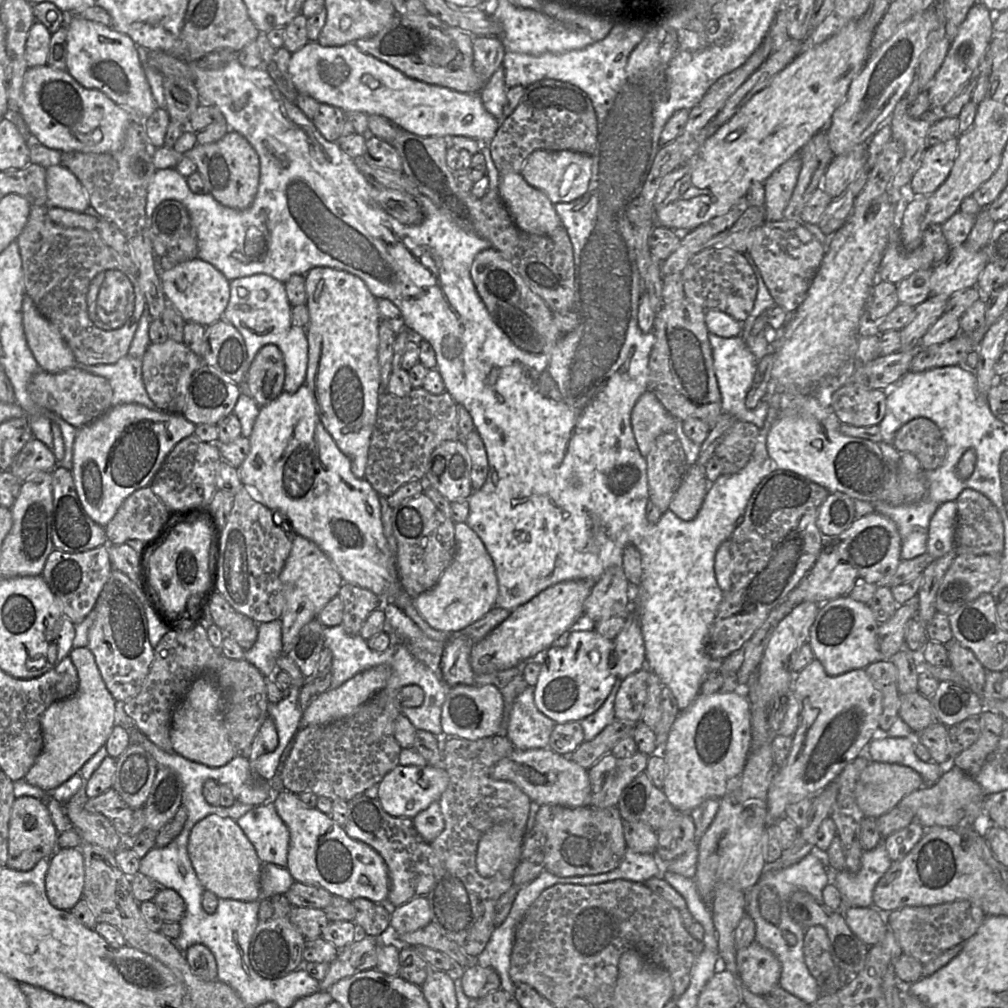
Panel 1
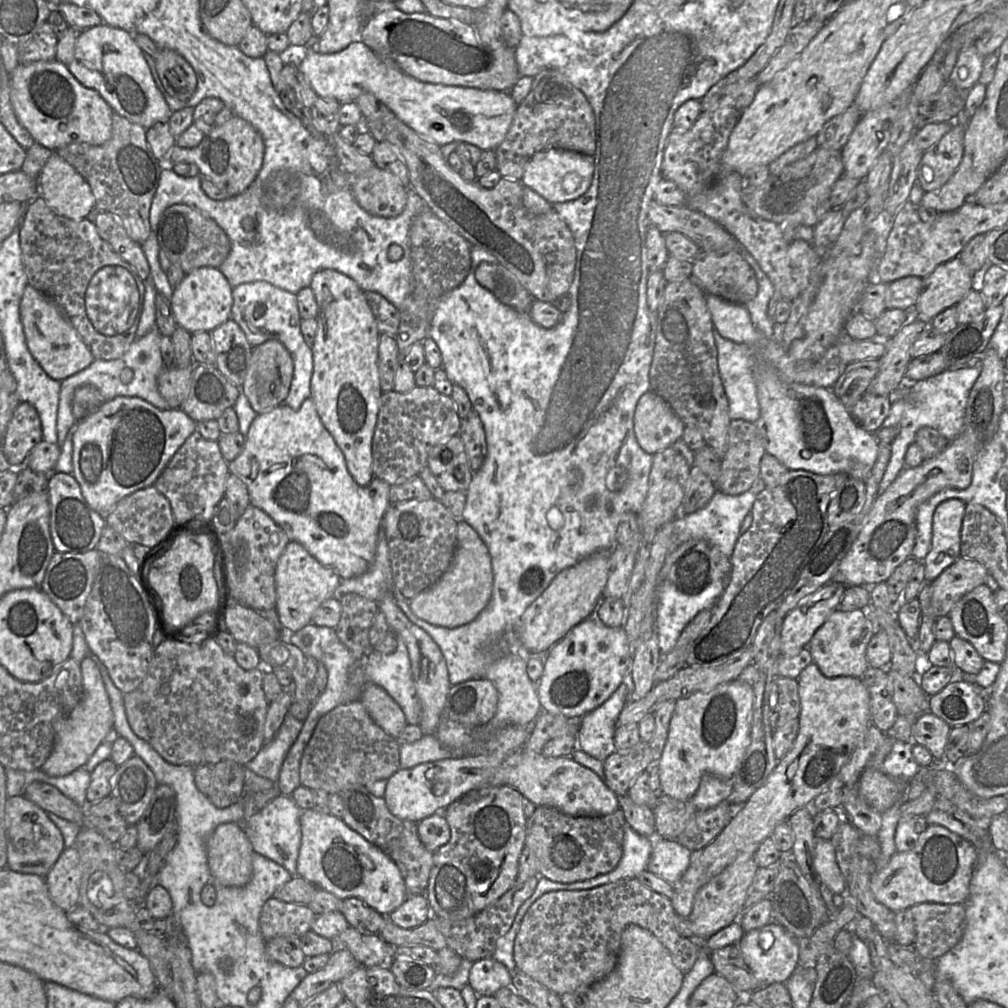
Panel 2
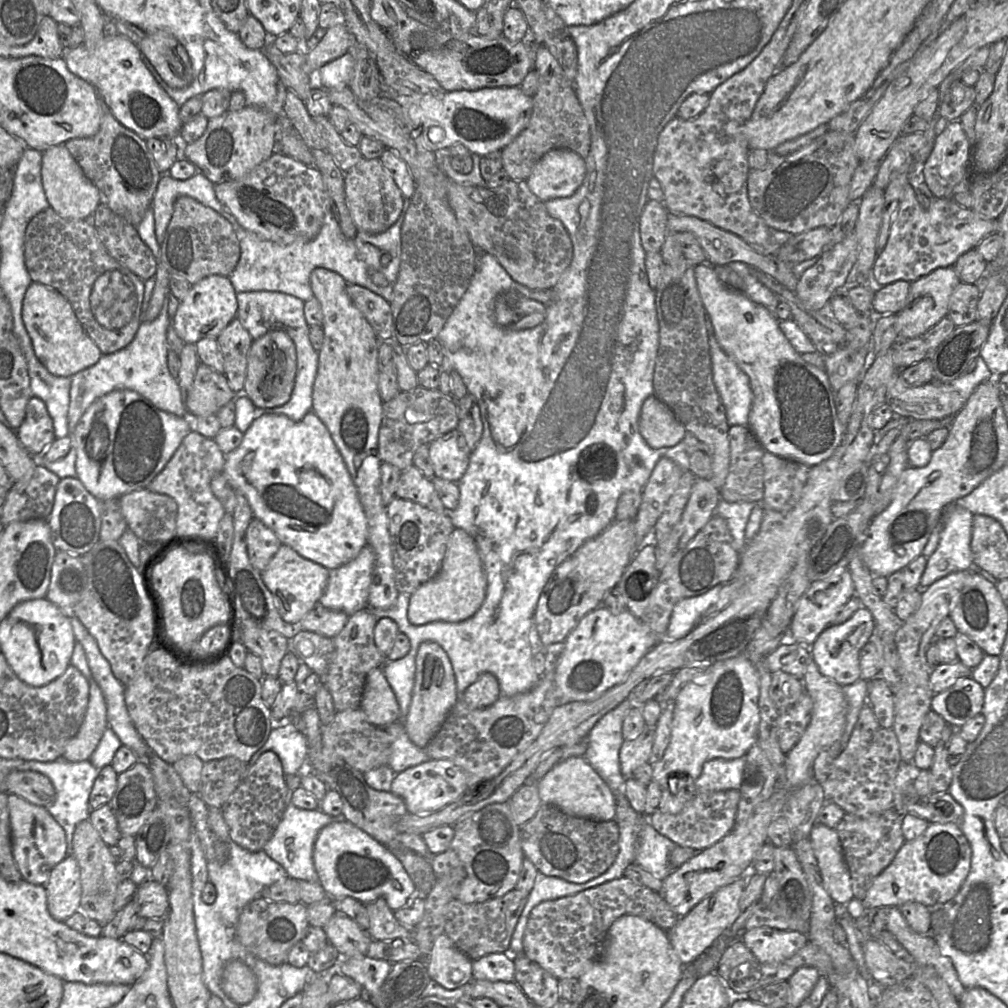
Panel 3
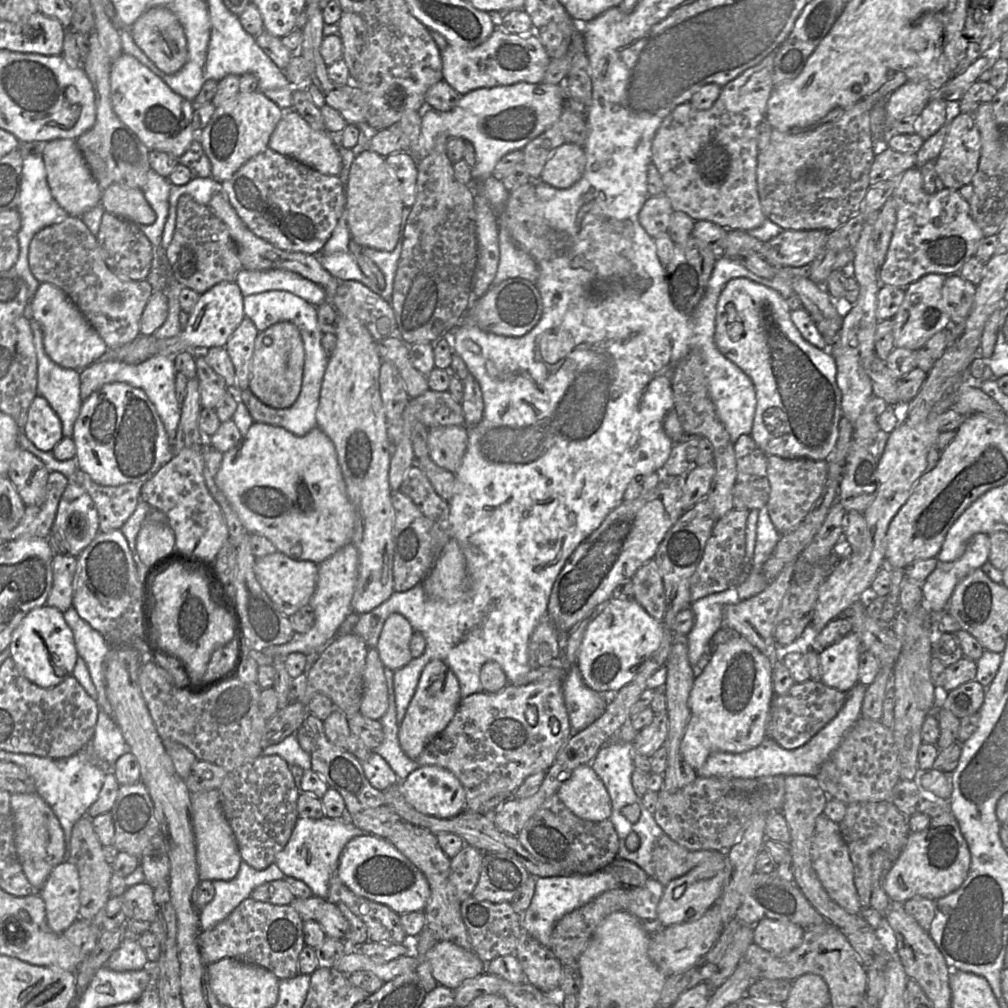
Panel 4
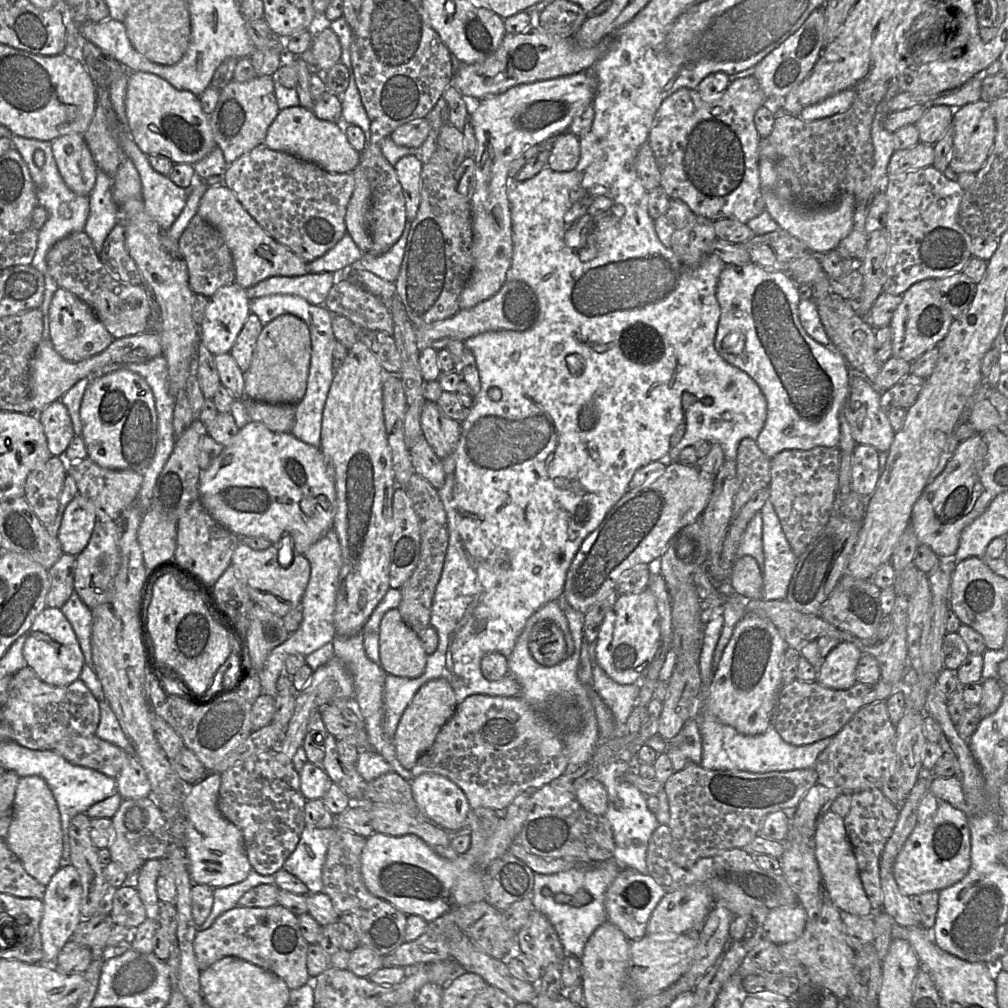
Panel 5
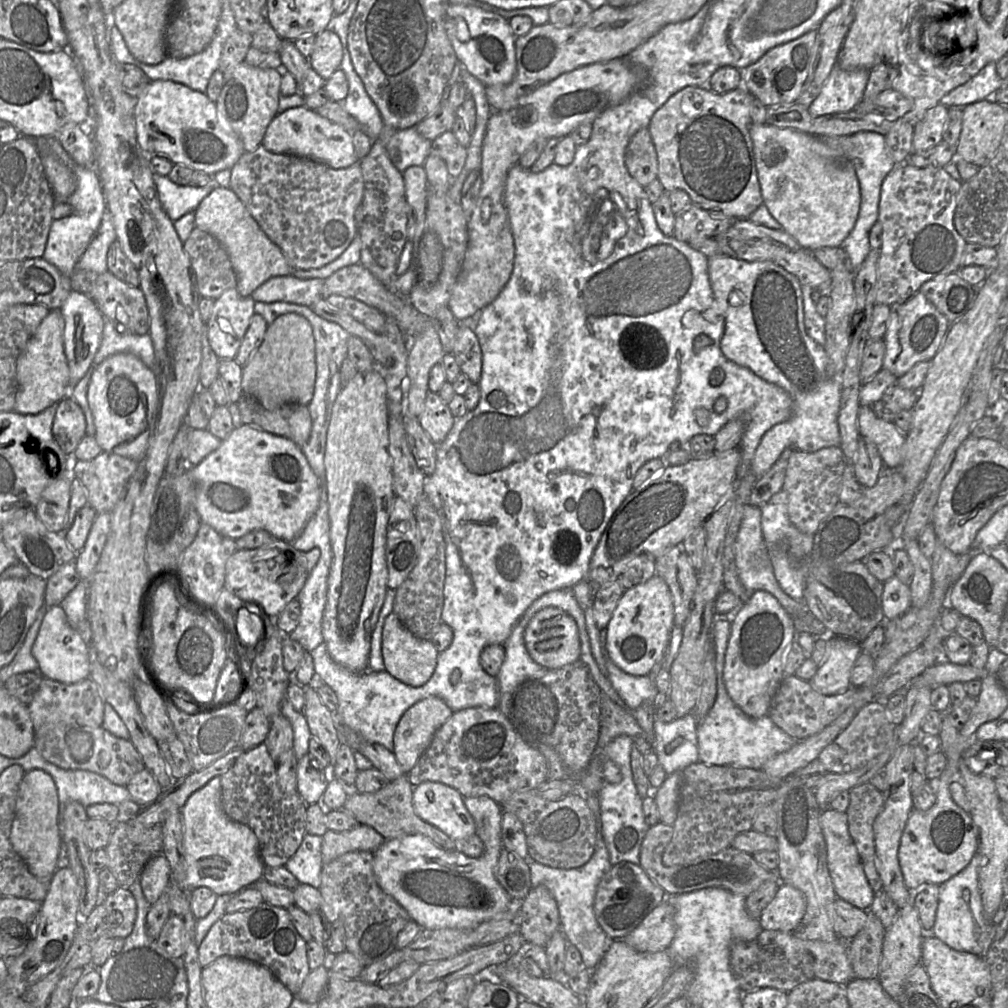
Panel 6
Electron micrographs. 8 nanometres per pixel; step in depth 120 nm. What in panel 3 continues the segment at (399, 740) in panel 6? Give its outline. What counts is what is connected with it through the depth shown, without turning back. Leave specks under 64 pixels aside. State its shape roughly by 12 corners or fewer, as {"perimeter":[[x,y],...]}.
{"perimeter":[[424,641],[404,728],[425,748],[459,700],[447,653]]}

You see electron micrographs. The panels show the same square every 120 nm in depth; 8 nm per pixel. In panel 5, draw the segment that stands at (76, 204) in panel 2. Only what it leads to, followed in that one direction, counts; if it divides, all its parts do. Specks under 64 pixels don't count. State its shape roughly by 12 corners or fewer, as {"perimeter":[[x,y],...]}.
{"perimeter":[[83,134],[51,142],[65,184],[89,196],[98,168]]}

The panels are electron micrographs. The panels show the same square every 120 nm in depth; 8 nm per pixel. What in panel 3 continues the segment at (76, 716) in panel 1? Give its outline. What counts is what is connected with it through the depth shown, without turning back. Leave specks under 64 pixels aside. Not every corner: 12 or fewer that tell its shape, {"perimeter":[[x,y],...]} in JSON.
{"perimeter":[[92,677],[83,723],[62,754],[89,760],[108,727],[107,706]]}

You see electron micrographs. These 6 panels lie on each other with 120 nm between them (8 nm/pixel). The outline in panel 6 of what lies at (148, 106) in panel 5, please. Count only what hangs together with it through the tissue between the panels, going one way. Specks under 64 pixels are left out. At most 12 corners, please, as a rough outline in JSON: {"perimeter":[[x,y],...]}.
{"perimeter":[[171,80],[136,100],[137,142],[213,176],[244,153],[216,102]]}

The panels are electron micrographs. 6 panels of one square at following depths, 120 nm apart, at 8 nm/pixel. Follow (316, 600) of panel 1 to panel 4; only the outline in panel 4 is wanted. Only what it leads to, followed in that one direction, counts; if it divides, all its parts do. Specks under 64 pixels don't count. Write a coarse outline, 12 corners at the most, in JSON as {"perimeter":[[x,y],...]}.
{"perimeter":[[281,552],[255,558],[254,572],[290,618],[309,604],[318,564]]}

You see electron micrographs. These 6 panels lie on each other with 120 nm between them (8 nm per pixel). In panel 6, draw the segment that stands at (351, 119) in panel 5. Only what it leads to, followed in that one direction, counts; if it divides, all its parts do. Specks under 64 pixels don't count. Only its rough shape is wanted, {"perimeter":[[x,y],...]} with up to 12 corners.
{"perimeter":[[342,48],[348,80],[342,105],[373,141],[384,129],[381,114]]}

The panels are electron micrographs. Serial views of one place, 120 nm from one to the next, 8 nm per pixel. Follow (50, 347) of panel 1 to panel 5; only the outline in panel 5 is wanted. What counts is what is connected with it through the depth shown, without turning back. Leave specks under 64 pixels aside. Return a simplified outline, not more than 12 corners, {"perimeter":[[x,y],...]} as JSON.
{"perimeter":[[59,287],[49,340],[80,362],[115,339],[89,306]]}

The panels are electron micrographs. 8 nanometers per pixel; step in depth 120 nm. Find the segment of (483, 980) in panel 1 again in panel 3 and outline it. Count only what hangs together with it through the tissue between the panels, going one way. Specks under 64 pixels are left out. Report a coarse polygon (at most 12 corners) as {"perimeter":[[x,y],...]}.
{"perimeter":[[492,953],[473,961],[473,981],[514,982],[514,959]]}

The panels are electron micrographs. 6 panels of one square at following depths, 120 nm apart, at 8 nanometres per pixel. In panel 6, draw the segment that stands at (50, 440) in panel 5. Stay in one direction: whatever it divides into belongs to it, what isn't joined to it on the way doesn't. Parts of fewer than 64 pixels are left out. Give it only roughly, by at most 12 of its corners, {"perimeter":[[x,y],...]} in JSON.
{"perimeter":[[69,396],[57,403],[52,433],[72,456],[86,435],[85,415]]}

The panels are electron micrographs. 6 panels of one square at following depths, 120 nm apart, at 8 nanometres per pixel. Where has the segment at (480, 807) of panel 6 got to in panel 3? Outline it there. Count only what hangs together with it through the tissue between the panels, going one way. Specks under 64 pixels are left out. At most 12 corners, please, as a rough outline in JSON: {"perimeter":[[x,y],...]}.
{"perimeter":[[344,817],[313,847],[331,899],[383,899],[392,911],[417,889],[384,845]]}

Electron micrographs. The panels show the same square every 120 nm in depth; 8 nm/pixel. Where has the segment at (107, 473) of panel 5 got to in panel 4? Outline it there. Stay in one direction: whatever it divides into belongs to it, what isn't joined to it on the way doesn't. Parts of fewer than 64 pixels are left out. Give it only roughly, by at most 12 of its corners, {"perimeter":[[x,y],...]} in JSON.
{"perimeter":[[80,469],[68,479],[97,509],[101,532],[120,529],[142,484],[103,486]]}

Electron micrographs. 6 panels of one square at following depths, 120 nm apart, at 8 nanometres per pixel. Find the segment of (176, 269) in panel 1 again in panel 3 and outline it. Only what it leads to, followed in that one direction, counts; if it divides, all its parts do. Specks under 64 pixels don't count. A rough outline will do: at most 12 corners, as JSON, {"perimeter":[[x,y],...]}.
{"perimeter":[[210,275],[180,301],[184,343],[217,338],[237,316],[227,276]]}

